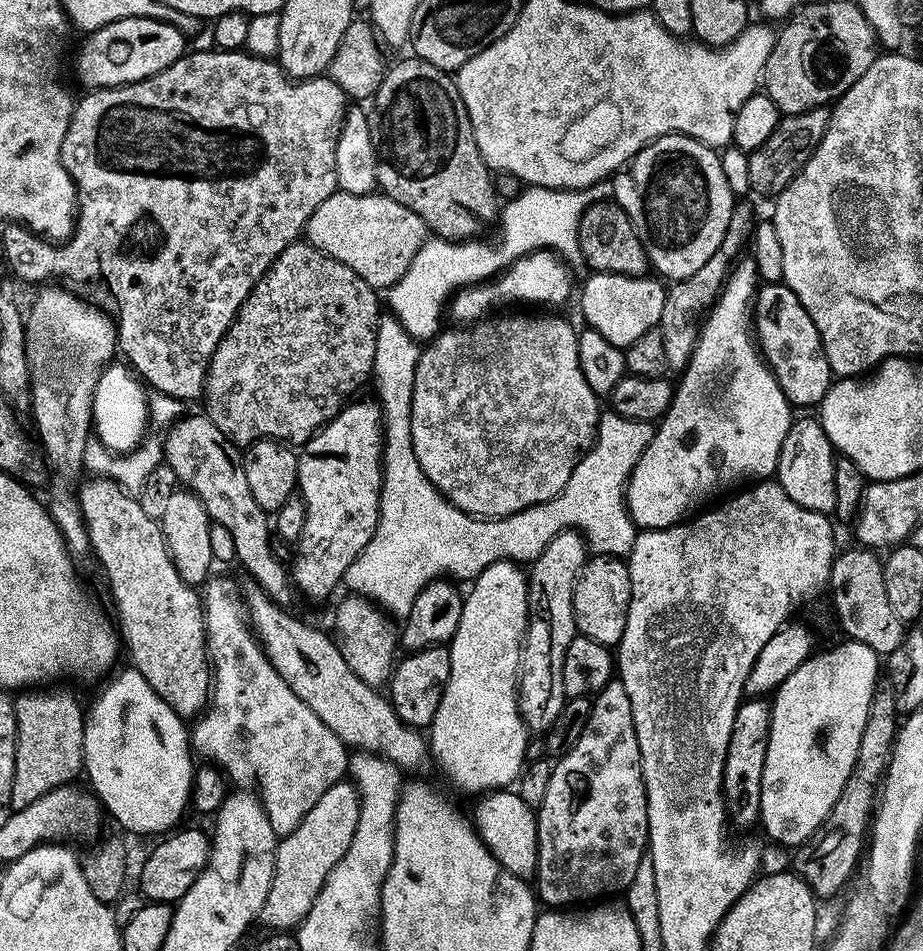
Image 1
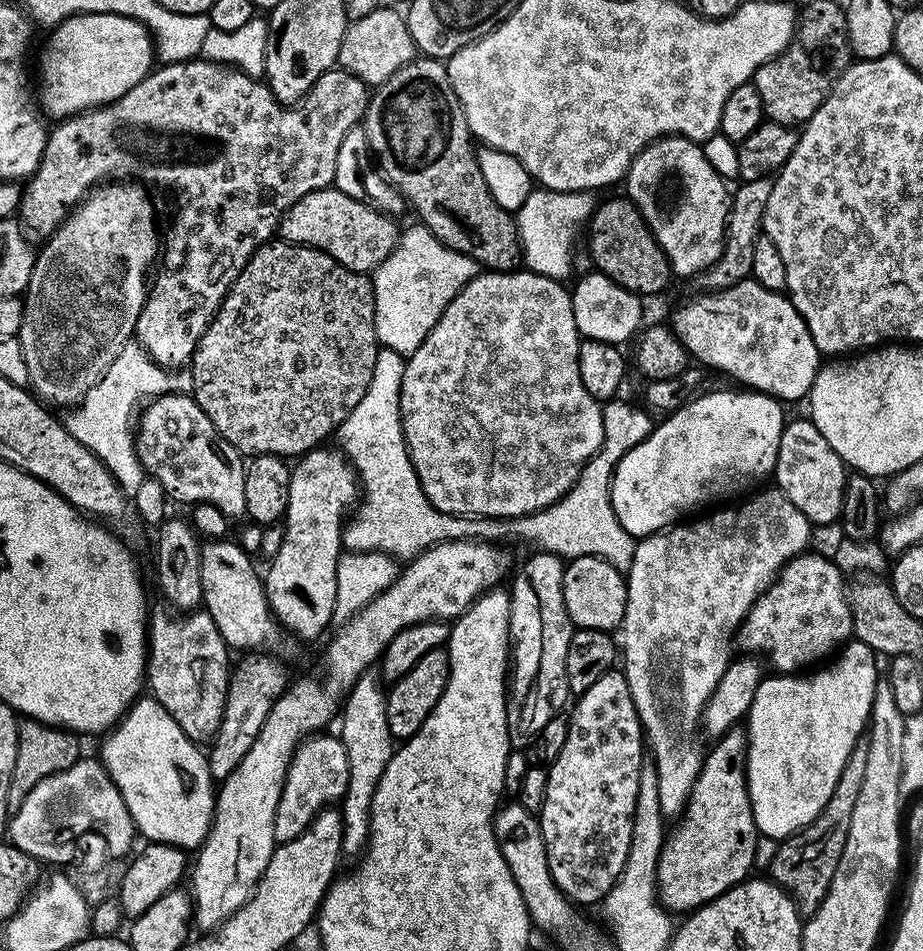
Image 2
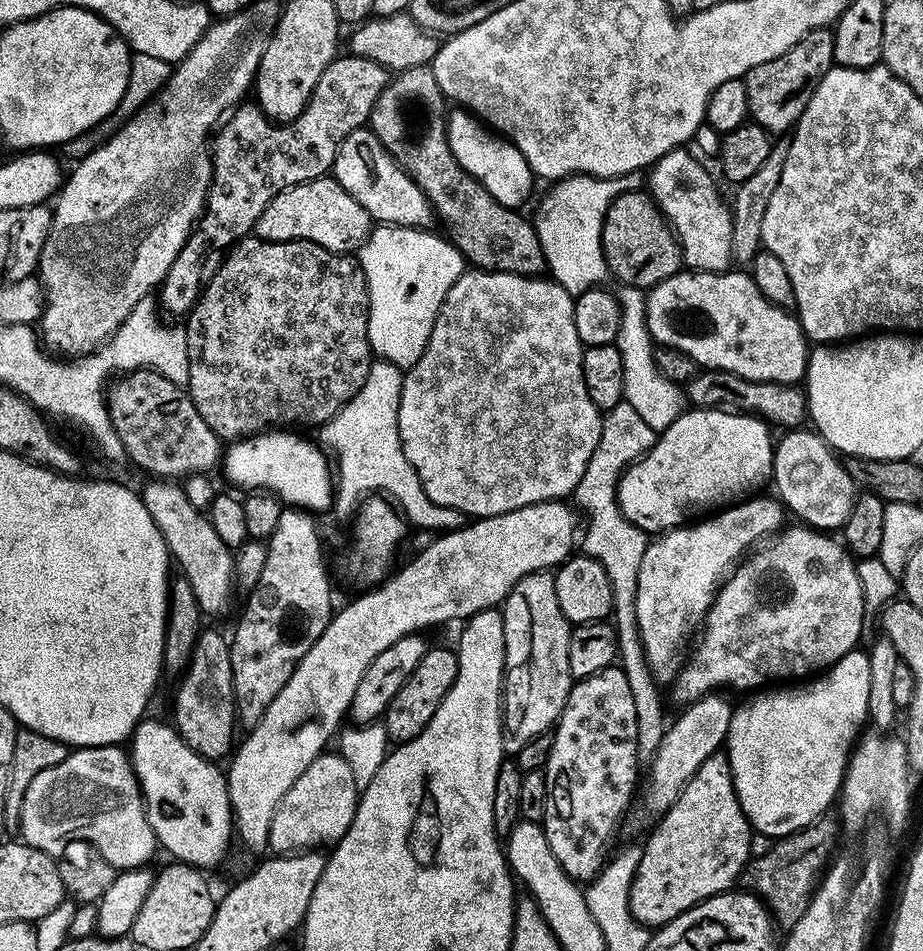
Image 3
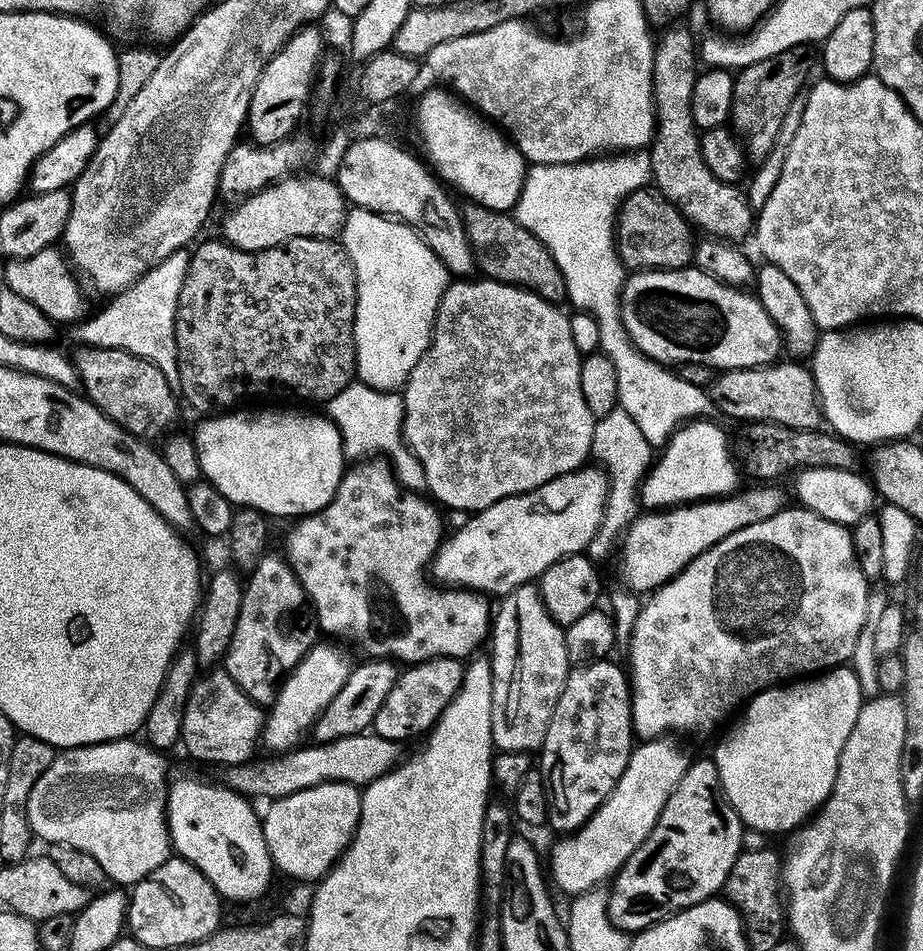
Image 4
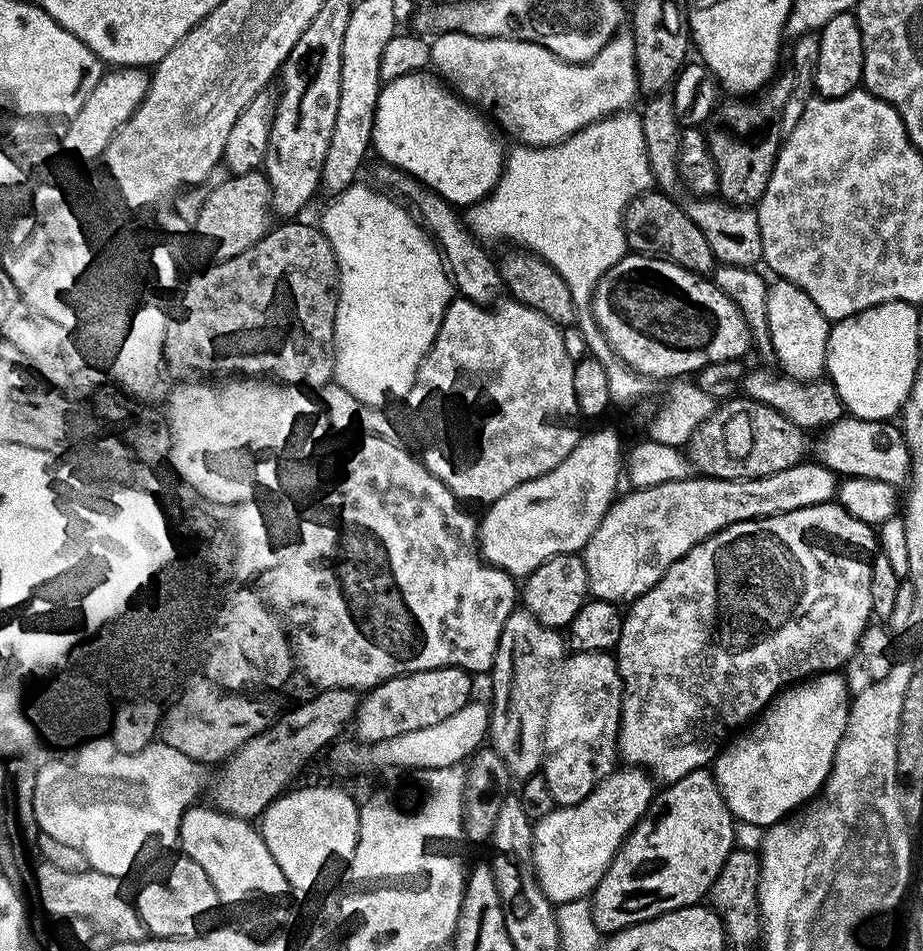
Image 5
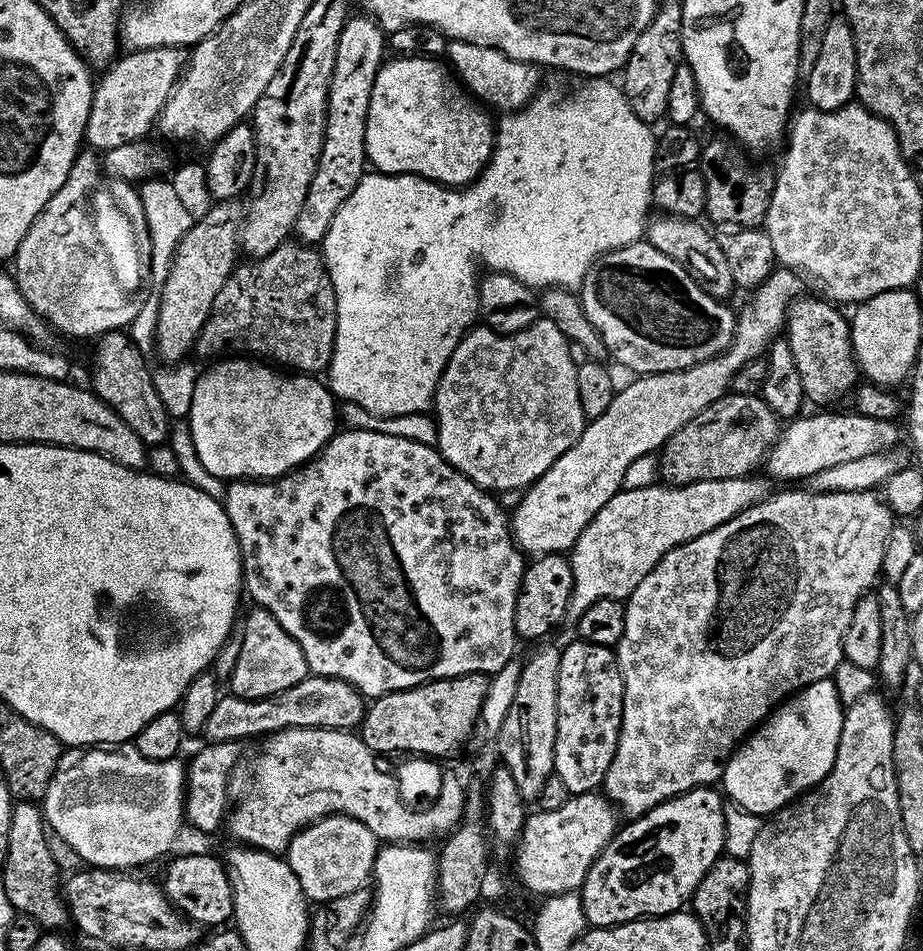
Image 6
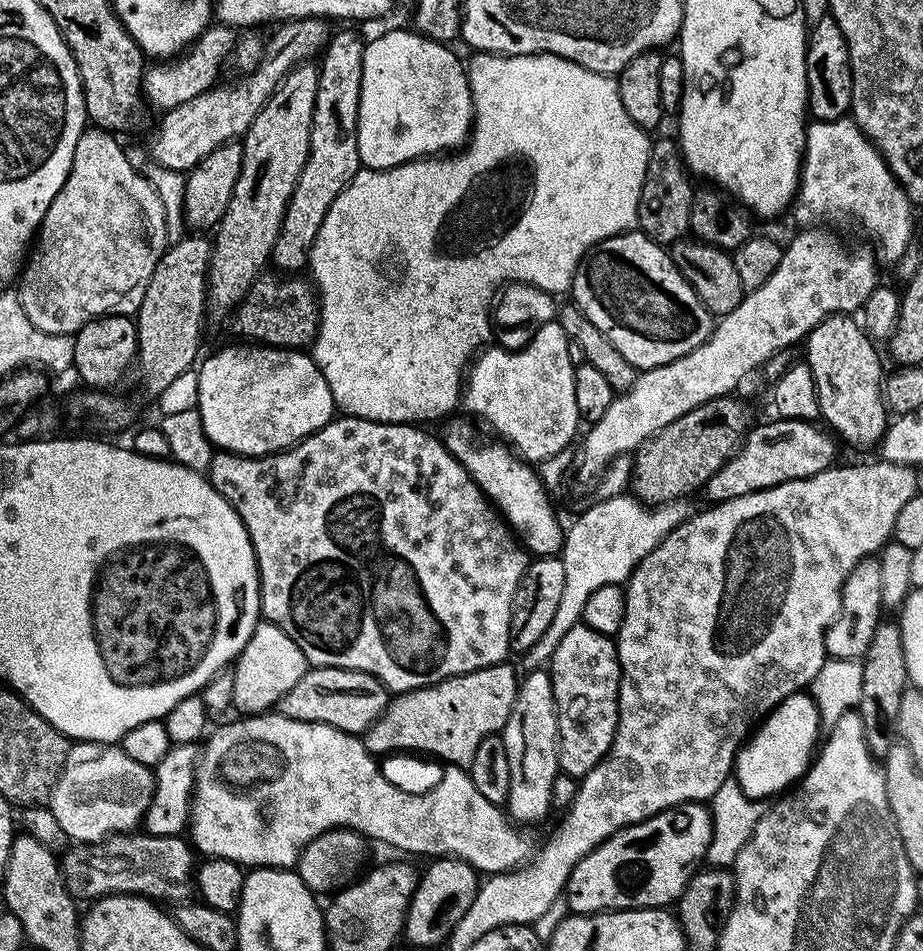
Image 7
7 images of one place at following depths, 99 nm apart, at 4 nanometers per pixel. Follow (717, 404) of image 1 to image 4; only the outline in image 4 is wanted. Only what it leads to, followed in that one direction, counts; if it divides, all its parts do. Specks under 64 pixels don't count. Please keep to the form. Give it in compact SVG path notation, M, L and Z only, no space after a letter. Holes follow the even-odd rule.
M708 418L693 419L677 428L668 443L663 445L661 452L664 453L661 456L659 453L640 485L638 500L645 509L663 510L677 504L714 500L730 496L741 487L742 472L733 449L732 452L728 449L728 436L712 422Z

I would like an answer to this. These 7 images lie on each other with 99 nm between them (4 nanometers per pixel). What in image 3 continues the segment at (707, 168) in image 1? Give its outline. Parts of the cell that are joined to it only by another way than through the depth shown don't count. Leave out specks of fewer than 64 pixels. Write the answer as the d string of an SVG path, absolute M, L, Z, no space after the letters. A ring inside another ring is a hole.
M678 147L652 165L646 176L647 191L676 233L680 241L680 253L689 269L727 269L733 263L732 209L720 197L711 174L699 164L701 161L684 151L688 150Z

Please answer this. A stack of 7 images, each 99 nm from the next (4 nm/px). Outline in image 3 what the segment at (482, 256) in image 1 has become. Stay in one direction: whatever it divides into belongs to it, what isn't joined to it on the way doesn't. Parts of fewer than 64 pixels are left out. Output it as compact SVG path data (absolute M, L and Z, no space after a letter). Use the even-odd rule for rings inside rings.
M631 172L625 176L613 176L611 180L602 180L599 176L569 176L549 187L552 189L545 194L534 215L534 223L542 242L547 271L551 279L567 292L579 294L603 285L603 280L609 279L604 252L600 248L606 210L616 196L639 189L641 184L641 173ZM392 224L373 227L367 240L358 249L358 267L364 271L368 283L368 341L373 357L397 364L407 370L422 358L430 330L438 318L440 304L446 294L466 270L466 261L461 253L445 237L436 236L432 230L397 228Z

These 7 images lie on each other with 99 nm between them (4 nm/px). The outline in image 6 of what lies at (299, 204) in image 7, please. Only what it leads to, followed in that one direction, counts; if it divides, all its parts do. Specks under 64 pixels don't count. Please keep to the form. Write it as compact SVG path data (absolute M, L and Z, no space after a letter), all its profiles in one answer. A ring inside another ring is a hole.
M349 15L342 26L342 34L338 34L338 54L334 54L334 74L328 87L328 113L320 161L314 170L310 190L306 190L306 202L302 202L294 229L295 239L302 244L323 245L334 214L338 214L342 202L354 194L354 186L358 186L366 174L366 118L374 78L386 59L386 33L371 16L359 15Z

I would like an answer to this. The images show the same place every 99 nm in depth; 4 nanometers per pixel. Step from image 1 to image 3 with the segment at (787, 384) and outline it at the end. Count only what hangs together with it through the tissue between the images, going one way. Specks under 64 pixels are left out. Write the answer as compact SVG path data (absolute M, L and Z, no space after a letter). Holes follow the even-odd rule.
M681 270L676 276L647 289L644 296L644 321L653 341L665 348L681 351L704 370L721 368L758 382L799 385L808 371L810 351L810 341L804 335L799 319L781 305L771 304L747 271L732 271Z

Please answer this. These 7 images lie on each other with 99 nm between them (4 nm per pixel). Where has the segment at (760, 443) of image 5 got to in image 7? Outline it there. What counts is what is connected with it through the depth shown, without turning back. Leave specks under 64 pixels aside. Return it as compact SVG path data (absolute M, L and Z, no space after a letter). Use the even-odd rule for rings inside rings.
M735 395L719 396L670 422L661 432L655 432L647 442L640 445L633 455L632 477L630 483L631 493L643 504L655 506L669 504L672 500L682 500L691 497L691 492L703 489L726 466L726 462L740 448L750 427L748 412Z

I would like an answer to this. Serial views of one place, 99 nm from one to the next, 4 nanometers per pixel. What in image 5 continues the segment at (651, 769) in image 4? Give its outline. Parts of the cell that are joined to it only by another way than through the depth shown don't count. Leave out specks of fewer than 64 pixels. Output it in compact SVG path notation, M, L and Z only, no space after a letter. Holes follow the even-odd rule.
M624 766L611 772L580 804L558 806L546 818L535 821L534 870L546 898L553 905L591 897L616 851L636 824L644 819L654 799L654 780L649 773Z

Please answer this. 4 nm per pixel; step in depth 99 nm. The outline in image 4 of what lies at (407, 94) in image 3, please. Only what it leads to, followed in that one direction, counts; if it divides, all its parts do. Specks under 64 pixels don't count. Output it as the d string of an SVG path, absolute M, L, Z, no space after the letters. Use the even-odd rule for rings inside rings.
M472 202L463 209L465 232L472 245L475 267L489 280L503 284L516 284L538 293L551 304L559 305L567 297L566 282L562 270L554 262L550 250L530 230L516 221L515 215L507 212L492 212L482 205Z

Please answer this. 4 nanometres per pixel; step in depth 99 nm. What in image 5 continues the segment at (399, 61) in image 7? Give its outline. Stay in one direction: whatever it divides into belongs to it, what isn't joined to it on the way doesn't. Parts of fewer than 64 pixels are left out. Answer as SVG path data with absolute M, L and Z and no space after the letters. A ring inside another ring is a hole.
M425 70L394 78L381 87L374 114L372 148L385 165L419 180L449 204L471 206L491 196L504 173L506 148L500 145L495 131L439 75Z

